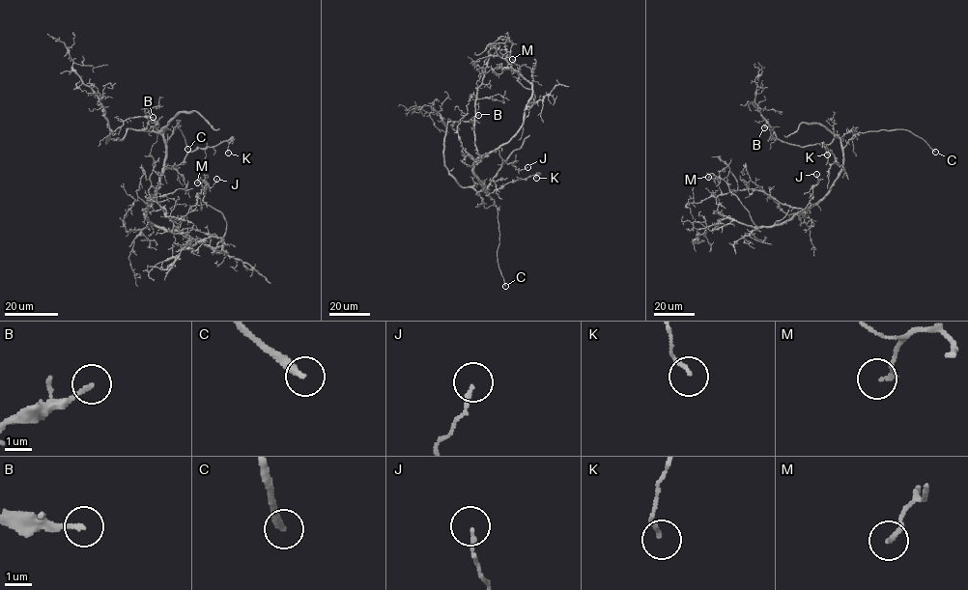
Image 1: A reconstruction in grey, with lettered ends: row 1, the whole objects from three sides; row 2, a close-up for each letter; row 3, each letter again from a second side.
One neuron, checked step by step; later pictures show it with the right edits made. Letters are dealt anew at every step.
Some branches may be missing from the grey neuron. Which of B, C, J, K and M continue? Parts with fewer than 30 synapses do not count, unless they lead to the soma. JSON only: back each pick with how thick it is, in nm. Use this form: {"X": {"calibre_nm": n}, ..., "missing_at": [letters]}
{"missing_at": []}

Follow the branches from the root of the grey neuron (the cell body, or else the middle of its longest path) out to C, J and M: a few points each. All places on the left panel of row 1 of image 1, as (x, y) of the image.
C: (160, 181), (166, 141), (180, 122), (177, 120), (187, 149)
J: (160, 181), (146, 217), (157, 226), (176, 230), (196, 204), (197, 195), (216, 179)
M: (160, 181), (146, 217), (215, 247), (227, 222), (204, 201), (206, 182), (199, 178), (197, 182)

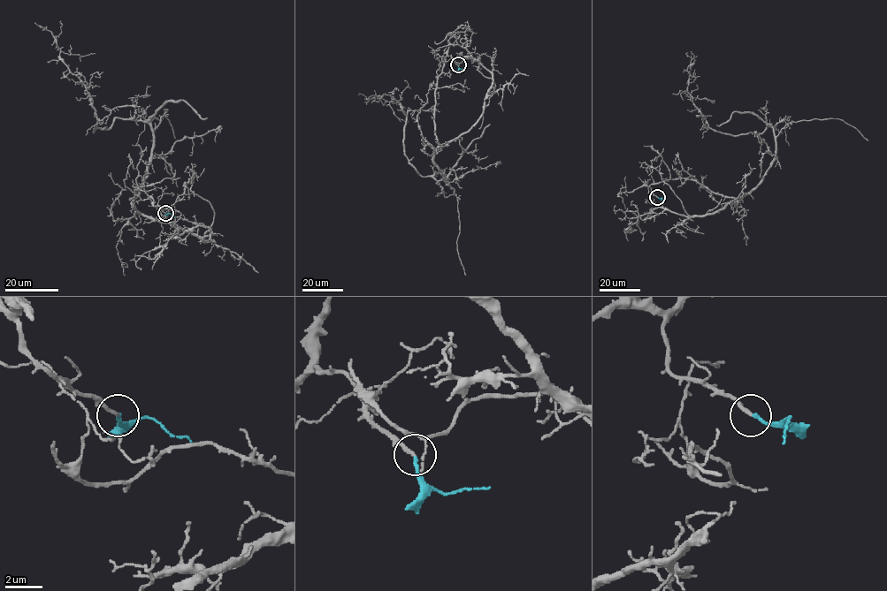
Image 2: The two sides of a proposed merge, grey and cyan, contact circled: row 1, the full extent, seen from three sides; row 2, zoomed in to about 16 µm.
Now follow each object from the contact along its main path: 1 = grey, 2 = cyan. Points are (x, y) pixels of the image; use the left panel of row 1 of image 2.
1: (165, 213), (138, 188), (139, 214), (133, 203), (153, 131), (118, 118), (94, 132), (91, 95), (34, 23)
2: (165, 213), (176, 216)

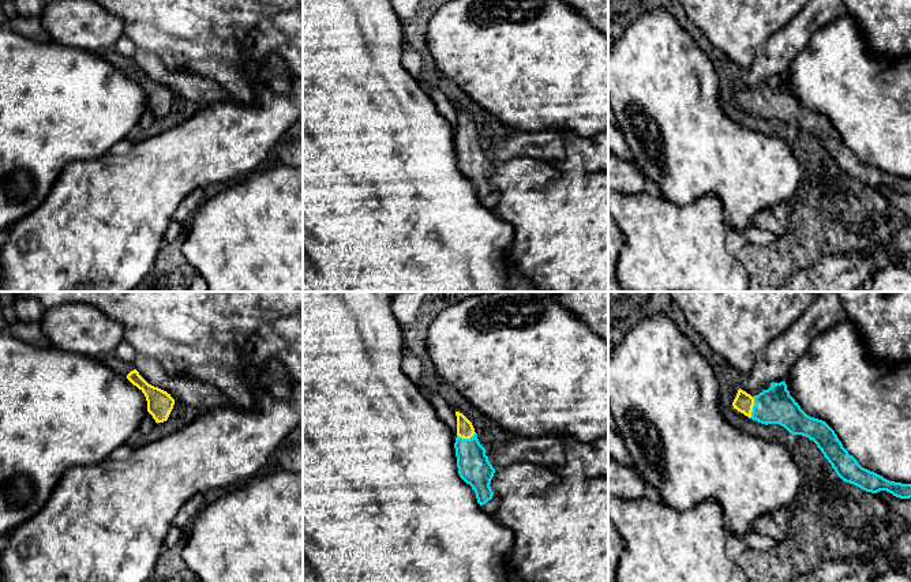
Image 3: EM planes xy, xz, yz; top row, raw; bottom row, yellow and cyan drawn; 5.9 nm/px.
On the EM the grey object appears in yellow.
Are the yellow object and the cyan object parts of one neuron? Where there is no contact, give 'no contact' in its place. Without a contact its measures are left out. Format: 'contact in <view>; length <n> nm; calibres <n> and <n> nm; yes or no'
contact in yz; length 130 nm; calibres 120 and 220 nm; yes

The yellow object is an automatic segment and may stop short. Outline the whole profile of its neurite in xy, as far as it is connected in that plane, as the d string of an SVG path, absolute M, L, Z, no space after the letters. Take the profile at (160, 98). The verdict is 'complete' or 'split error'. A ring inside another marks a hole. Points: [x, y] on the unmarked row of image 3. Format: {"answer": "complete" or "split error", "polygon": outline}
{"answer": "complete", "polygon": "M136 64L131 65L127 74L145 89L147 106L153 110L155 117L166 116L175 99L175 94L170 89L149 79Z"}

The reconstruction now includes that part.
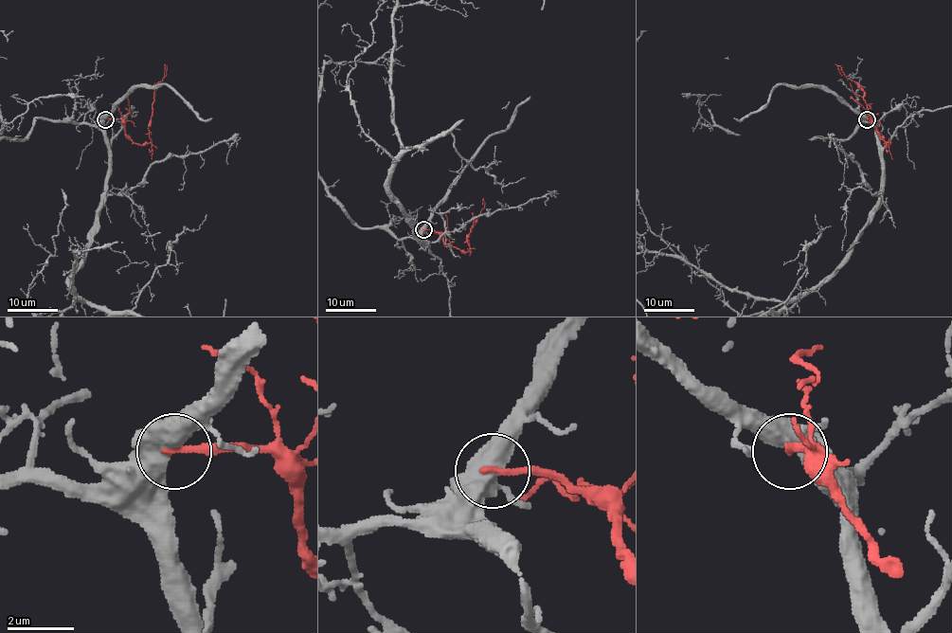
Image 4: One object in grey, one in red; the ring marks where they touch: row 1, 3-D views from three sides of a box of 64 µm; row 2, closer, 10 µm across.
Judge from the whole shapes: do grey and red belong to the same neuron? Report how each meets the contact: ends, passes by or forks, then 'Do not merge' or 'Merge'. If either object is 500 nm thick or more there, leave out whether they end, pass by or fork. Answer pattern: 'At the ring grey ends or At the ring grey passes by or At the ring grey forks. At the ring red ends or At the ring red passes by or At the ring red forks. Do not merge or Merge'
Do not merge

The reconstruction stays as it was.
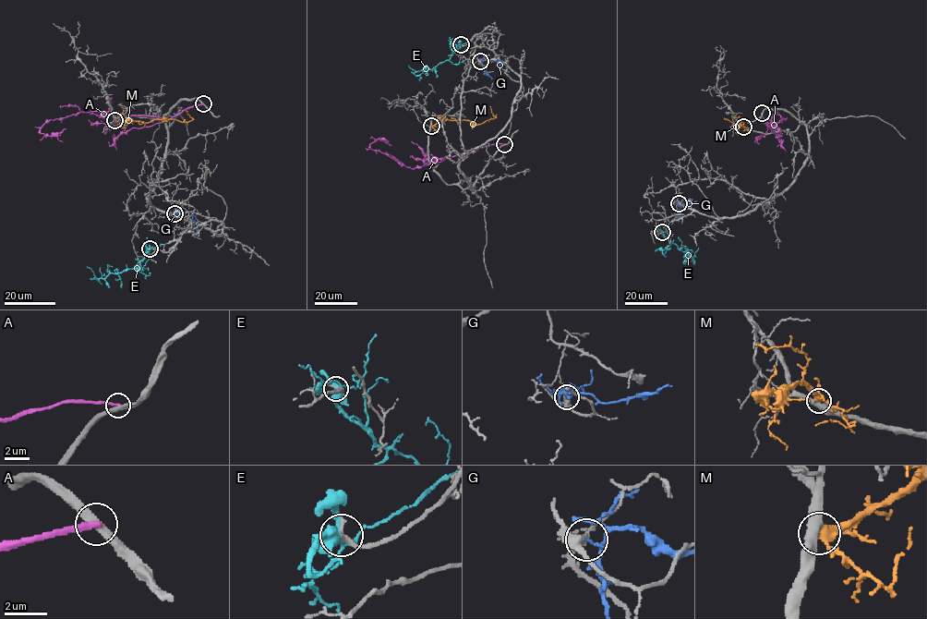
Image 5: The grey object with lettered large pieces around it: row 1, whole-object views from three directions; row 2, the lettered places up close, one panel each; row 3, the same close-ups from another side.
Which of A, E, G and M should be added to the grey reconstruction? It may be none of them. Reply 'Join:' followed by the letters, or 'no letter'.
Join: no letter

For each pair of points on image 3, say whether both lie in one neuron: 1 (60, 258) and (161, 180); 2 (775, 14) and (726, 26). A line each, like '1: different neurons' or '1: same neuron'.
1: same neuron
2: same neuron

